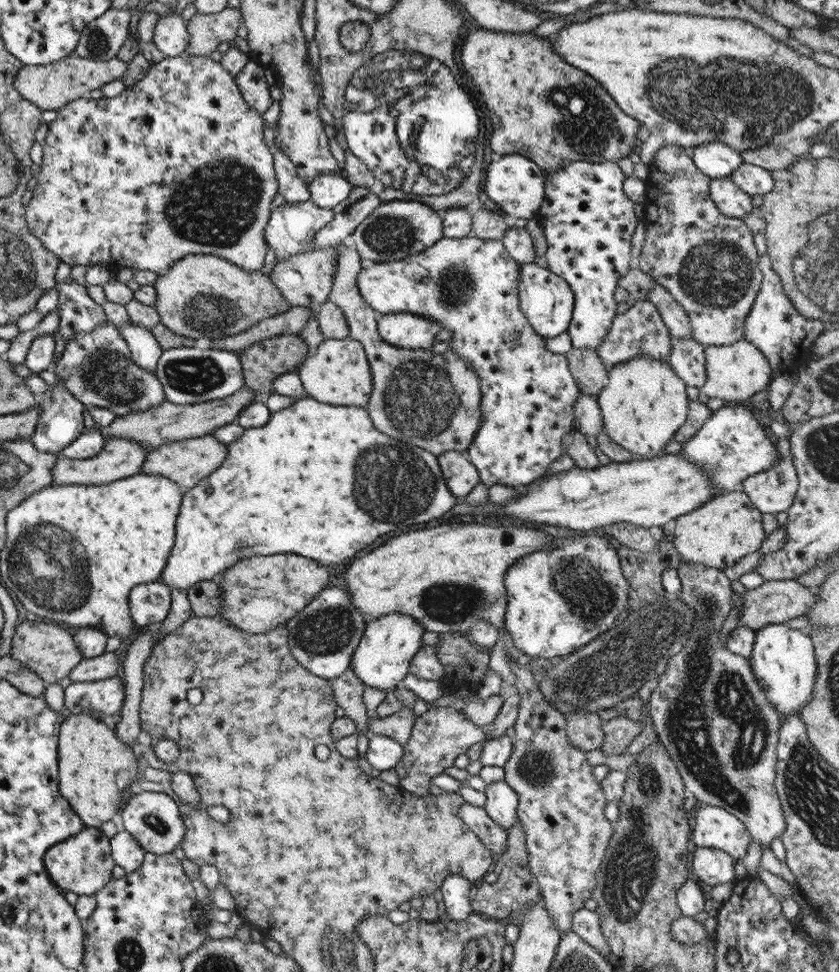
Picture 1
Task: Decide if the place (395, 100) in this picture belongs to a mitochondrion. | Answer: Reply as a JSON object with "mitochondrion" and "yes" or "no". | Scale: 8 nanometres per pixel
{"mitochondrion":"yes"}

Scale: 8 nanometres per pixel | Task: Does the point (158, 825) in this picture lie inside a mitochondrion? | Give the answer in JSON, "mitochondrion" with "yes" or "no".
{"mitochondrion":"yes"}

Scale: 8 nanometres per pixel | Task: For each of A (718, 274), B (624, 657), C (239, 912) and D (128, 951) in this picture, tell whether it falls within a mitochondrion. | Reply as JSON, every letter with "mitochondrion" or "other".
{"A":"mitochondrion","B":"mitochondrion","C":"other","D":"mitochondrion"}

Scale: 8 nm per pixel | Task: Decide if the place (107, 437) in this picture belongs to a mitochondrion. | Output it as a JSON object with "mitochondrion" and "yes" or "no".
{"mitochondrion":"no"}

